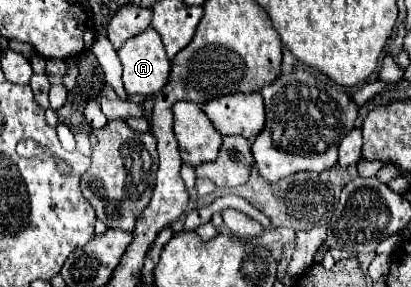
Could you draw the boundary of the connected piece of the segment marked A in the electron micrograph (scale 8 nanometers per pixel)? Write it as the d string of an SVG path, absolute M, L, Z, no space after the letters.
M151 26L139 36L129 38L117 54L123 62L123 84L127 94L153 96L167 84L171 62L161 36Z

